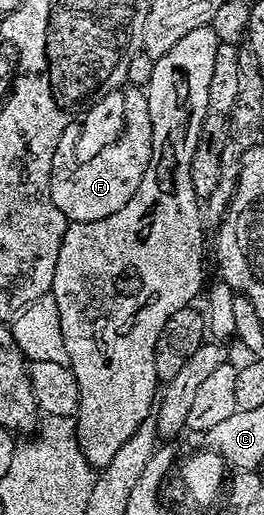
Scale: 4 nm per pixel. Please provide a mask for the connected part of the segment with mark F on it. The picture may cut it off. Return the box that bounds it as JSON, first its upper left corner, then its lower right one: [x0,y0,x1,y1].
[51,88,153,222]

